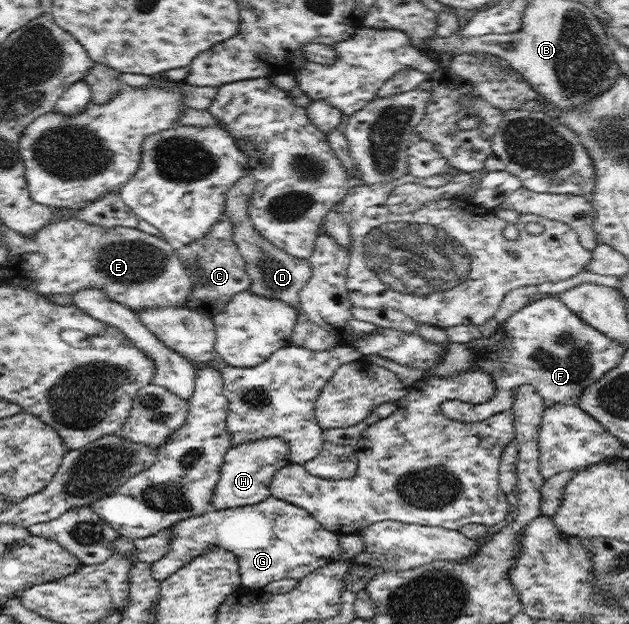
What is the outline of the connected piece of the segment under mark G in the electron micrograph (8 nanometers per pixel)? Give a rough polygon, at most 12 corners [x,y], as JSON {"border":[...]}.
{"border":[[270,494],[172,530],[151,572],[205,549],[239,559],[243,588],[301,580],[342,554],[340,535]]}

